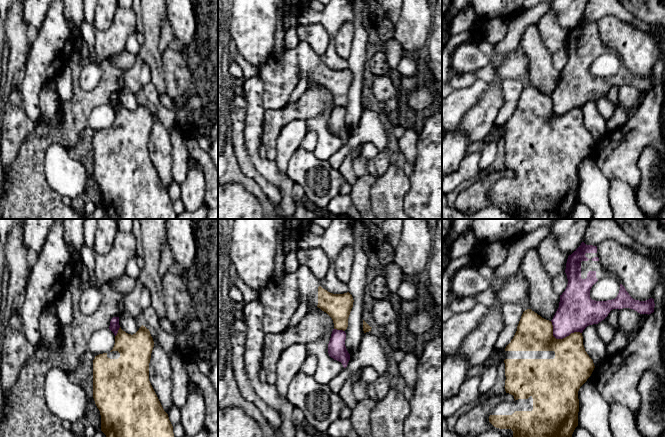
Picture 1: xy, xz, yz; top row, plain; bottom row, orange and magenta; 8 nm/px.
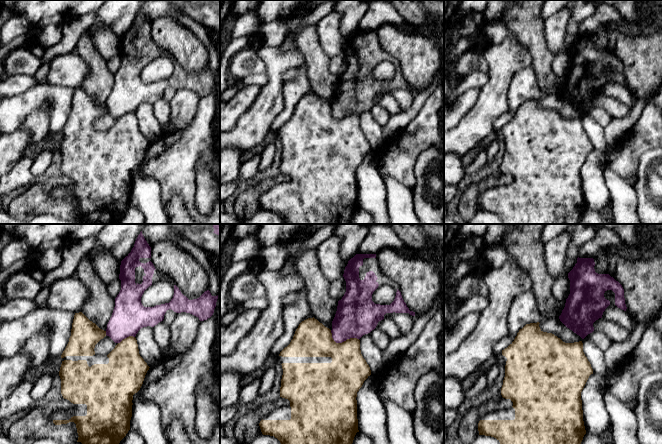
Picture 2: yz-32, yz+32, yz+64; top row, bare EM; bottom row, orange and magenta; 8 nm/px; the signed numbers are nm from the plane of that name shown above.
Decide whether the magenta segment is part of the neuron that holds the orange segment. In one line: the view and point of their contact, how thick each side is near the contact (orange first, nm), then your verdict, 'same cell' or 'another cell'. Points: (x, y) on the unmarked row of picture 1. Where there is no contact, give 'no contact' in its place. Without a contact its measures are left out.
yz (560, 115) | 320/280 nm | another cell

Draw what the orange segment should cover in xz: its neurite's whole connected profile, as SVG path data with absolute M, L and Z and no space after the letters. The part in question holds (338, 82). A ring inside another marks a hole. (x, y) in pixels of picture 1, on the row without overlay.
M279 40L258 75L263 81L265 110L285 107L302 77L326 88L333 96L334 105L345 107L354 78L349 68L333 70L323 65L306 41L300 41L295 48L283 49Z

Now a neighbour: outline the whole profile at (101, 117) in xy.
M103 104L95 107L88 119L87 127L94 132L110 128L115 120L115 111L109 104Z

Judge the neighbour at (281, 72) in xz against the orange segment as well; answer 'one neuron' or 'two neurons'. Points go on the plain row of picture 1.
one neuron

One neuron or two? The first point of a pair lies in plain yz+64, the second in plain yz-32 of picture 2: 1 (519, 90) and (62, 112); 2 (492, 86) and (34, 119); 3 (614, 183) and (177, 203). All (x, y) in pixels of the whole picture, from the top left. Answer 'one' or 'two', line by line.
1: one
2: one
3: one

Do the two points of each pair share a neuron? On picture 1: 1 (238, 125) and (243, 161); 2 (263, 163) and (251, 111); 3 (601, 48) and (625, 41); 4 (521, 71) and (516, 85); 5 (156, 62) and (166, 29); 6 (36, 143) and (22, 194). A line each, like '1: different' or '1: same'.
1: same
2: same
3: different
4: different
5: different
6: same

